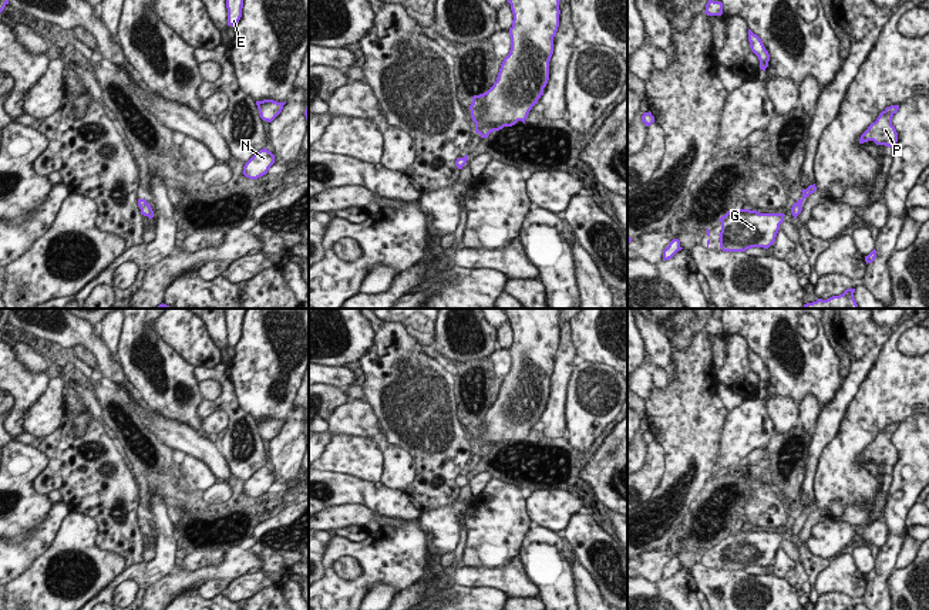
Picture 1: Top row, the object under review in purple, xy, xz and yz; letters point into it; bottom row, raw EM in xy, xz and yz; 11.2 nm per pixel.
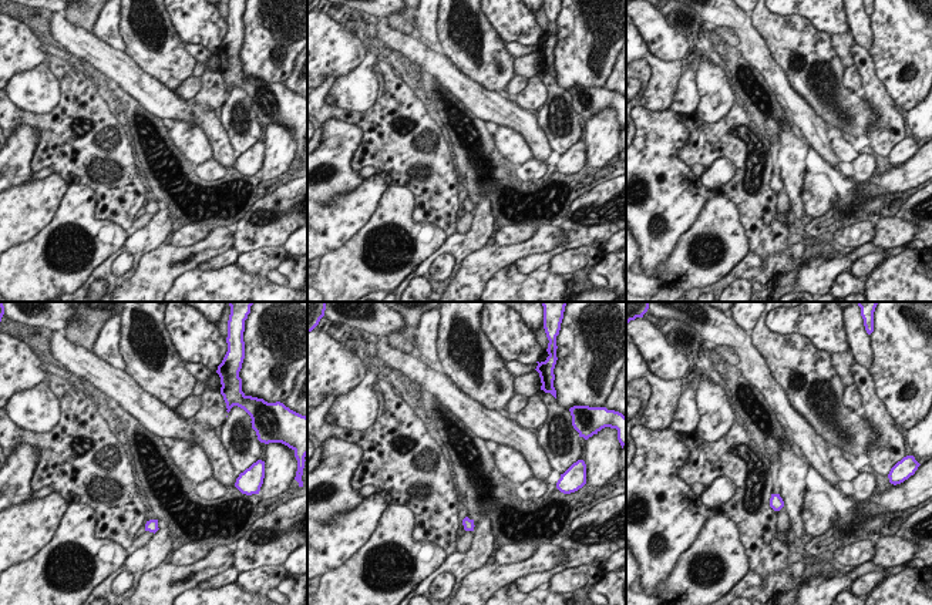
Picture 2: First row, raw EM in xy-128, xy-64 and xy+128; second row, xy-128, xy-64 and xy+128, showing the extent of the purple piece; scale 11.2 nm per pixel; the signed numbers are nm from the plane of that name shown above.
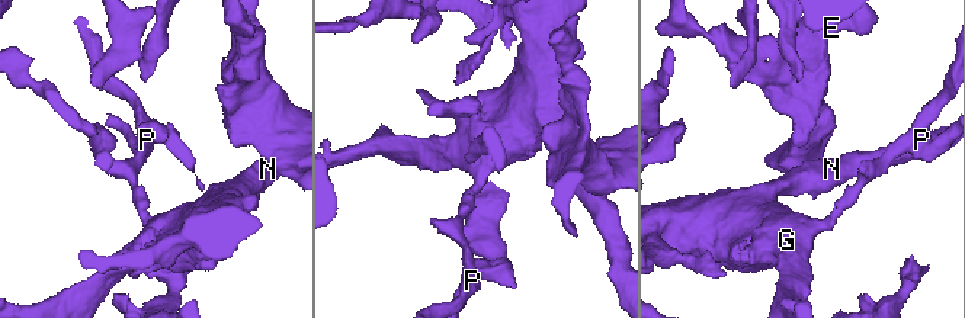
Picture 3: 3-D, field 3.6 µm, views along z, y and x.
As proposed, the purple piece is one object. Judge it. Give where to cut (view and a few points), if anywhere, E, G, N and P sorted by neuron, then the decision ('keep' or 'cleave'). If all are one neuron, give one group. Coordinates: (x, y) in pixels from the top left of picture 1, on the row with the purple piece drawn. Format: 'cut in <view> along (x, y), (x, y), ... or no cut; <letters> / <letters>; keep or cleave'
no cut; E G N P; keep

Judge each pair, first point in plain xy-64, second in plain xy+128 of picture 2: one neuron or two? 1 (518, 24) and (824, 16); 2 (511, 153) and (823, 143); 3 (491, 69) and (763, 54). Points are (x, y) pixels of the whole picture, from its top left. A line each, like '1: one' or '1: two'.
1: one
2: two
3: two

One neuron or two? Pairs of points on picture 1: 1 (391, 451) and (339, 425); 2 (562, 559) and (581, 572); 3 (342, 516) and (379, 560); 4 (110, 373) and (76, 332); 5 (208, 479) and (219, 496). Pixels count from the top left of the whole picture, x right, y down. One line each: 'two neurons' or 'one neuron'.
1: one neuron
2: two neurons
3: two neurons
4: one neuron
5: two neurons

